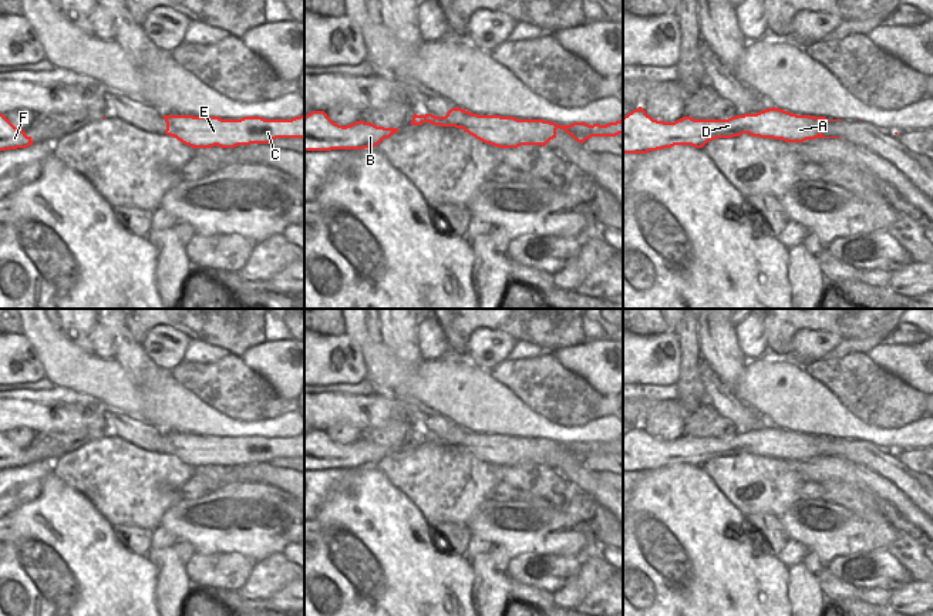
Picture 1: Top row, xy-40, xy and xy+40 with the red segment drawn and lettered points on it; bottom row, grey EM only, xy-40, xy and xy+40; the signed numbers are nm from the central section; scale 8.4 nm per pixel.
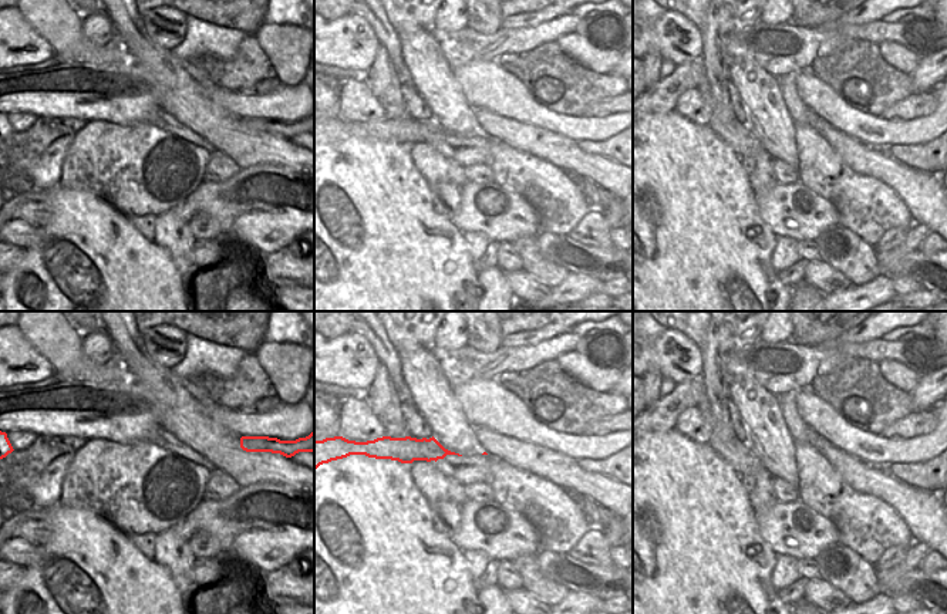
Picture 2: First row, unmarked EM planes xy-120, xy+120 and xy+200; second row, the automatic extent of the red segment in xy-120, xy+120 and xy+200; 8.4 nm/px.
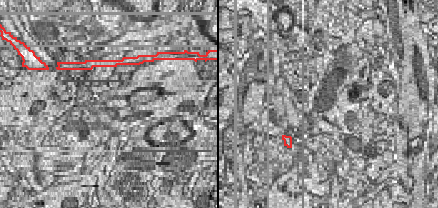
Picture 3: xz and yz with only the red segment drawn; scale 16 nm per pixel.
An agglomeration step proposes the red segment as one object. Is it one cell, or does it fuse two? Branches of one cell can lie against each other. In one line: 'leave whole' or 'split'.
leave whole

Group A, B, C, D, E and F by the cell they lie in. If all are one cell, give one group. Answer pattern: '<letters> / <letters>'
A B C D E F

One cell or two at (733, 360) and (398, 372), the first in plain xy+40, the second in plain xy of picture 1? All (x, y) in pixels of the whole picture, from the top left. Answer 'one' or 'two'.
two

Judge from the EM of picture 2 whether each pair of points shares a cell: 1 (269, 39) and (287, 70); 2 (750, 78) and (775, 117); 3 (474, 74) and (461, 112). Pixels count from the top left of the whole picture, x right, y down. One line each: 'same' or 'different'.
1: same
2: same
3: different

